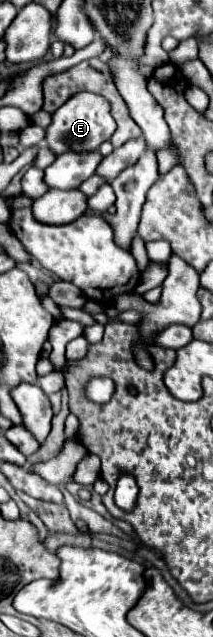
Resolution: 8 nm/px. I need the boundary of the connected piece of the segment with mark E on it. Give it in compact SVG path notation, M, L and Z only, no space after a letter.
M77 93L51 115L51 125L45 131L45 141L55 155L67 151L87 153L97 151L97 147L103 141L109 141L113 131L115 131L115 119L109 113L109 103L95 93Z

